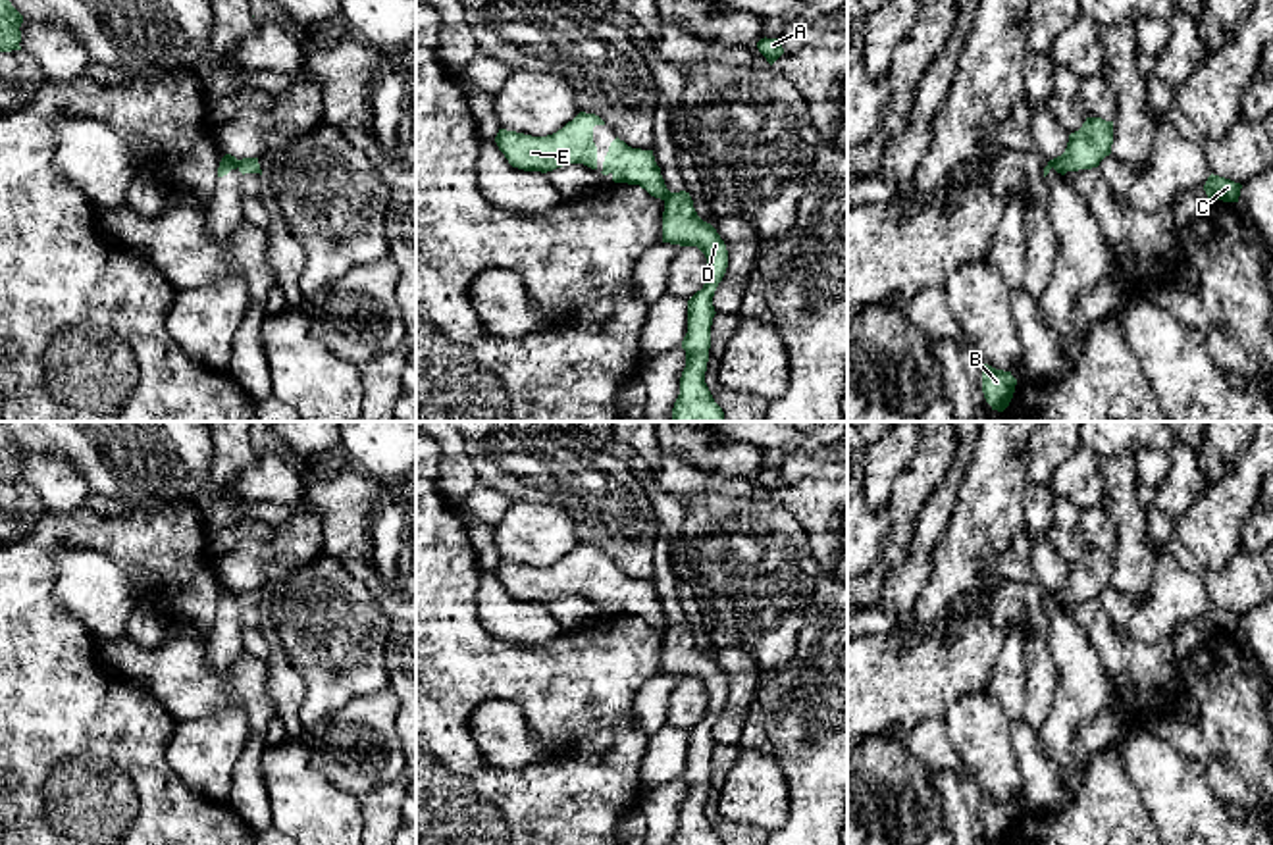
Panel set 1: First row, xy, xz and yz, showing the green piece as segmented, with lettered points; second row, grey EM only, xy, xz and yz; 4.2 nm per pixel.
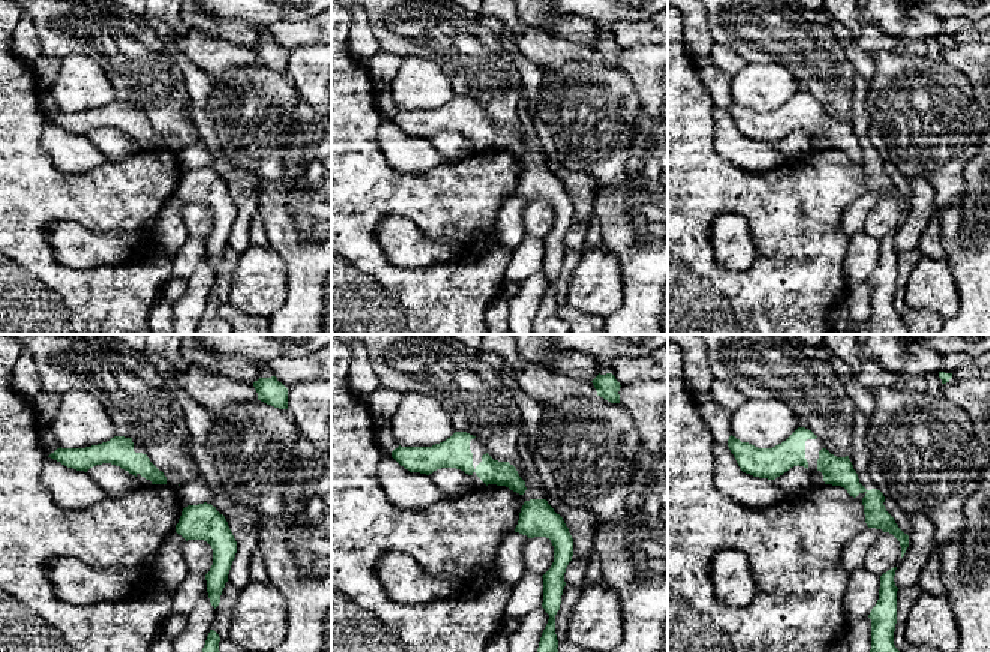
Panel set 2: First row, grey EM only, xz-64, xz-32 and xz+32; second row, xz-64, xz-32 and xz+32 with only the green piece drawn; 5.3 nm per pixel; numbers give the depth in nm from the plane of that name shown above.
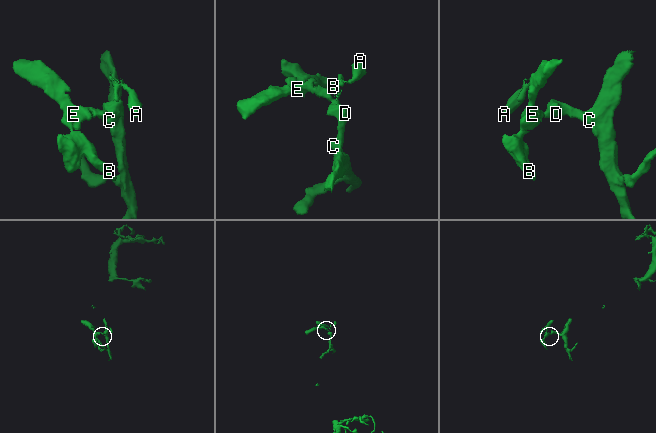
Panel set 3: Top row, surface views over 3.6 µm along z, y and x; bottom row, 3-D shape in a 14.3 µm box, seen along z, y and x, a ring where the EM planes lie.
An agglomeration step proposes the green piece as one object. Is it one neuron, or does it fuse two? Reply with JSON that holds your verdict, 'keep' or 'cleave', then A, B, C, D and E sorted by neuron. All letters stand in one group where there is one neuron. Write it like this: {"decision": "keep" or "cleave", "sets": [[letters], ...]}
{"decision": "cleave", "sets": [["A", "C", "D"], ["B", "E"]]}

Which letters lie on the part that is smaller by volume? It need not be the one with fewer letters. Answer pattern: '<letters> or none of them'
B, E

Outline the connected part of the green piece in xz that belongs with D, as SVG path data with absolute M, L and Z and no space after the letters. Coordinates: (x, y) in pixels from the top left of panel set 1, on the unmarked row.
M670 624L664 629L662 674L697 678L709 695L709 708L701 722L688 731L688 764L682 772L686 799L680 808L680 826L672 845L724 845L714 833L705 803L714 749L713 728L728 699L728 681L716 660L703 653L689 624Z

